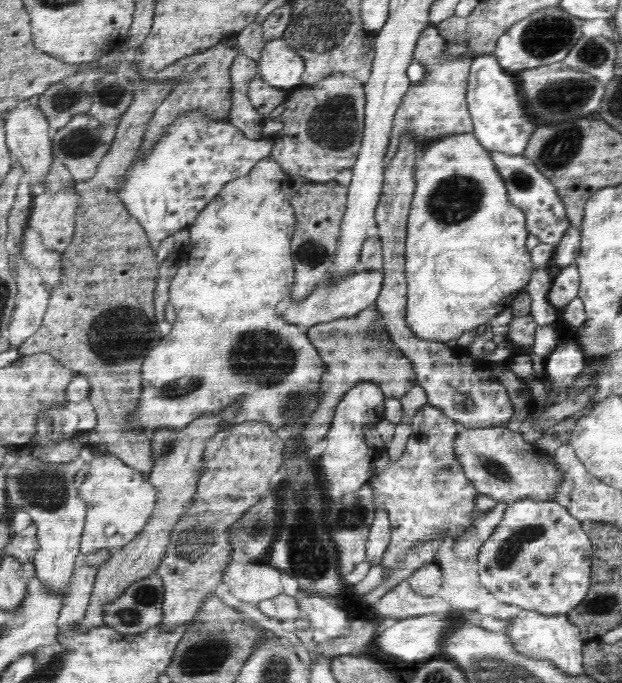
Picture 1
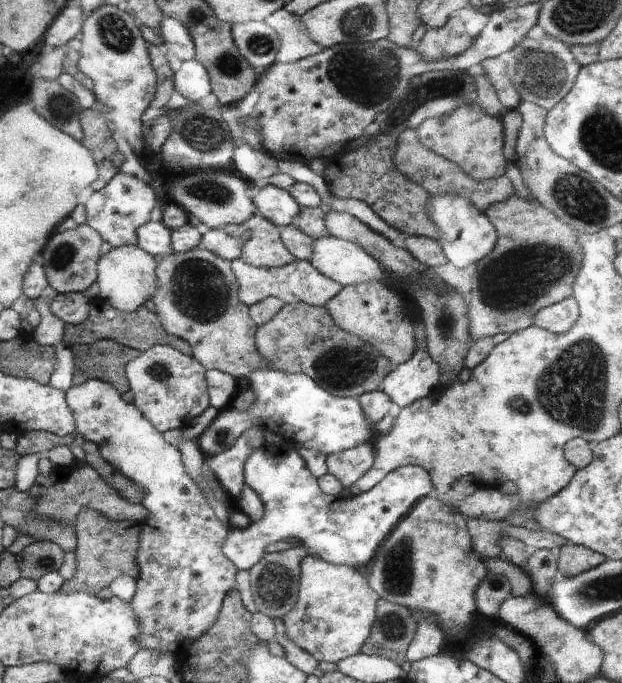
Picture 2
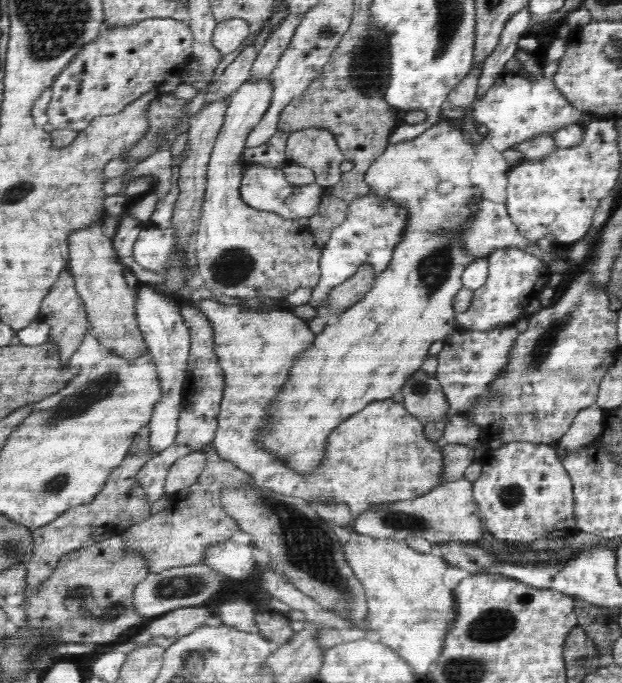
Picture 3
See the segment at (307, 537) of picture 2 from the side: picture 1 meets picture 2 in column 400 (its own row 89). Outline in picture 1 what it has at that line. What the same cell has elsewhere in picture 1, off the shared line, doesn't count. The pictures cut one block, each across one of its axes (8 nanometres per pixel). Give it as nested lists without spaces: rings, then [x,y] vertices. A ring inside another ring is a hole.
[[[460,36],[454,42],[444,42],[450,56],[466,54],[473,60],[467,86],[466,102],[471,119],[473,133],[486,150],[502,152],[512,156],[522,155],[534,129],[539,126],[538,120],[533,120],[526,112],[519,87],[519,80],[515,74],[502,69],[498,59],[493,54],[477,56],[467,48],[465,36]]]

